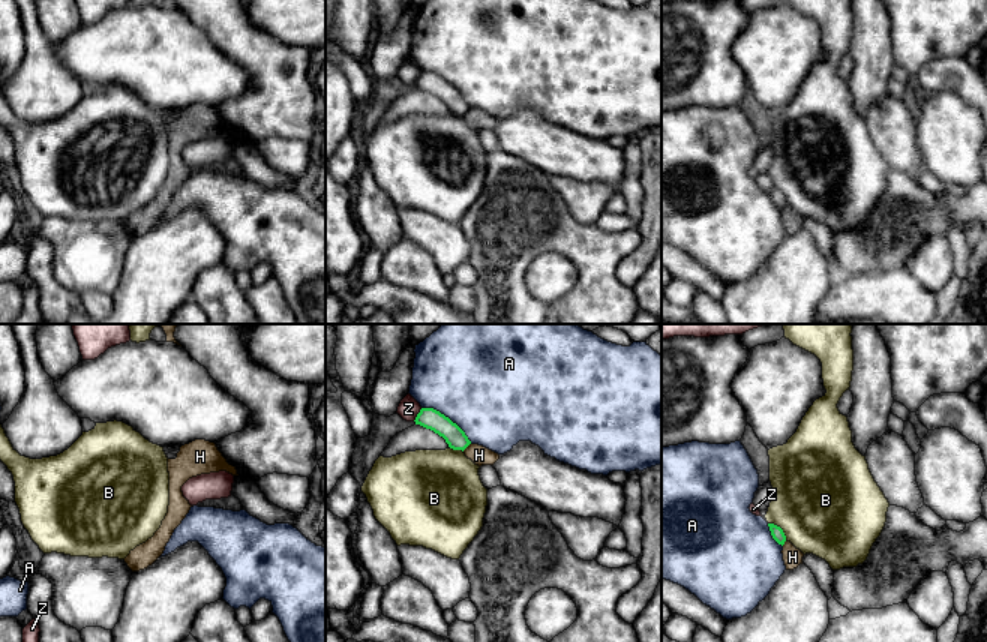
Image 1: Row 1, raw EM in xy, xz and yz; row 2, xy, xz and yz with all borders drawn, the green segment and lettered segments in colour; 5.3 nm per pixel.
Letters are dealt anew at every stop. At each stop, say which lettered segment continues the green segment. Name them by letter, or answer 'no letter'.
no letter

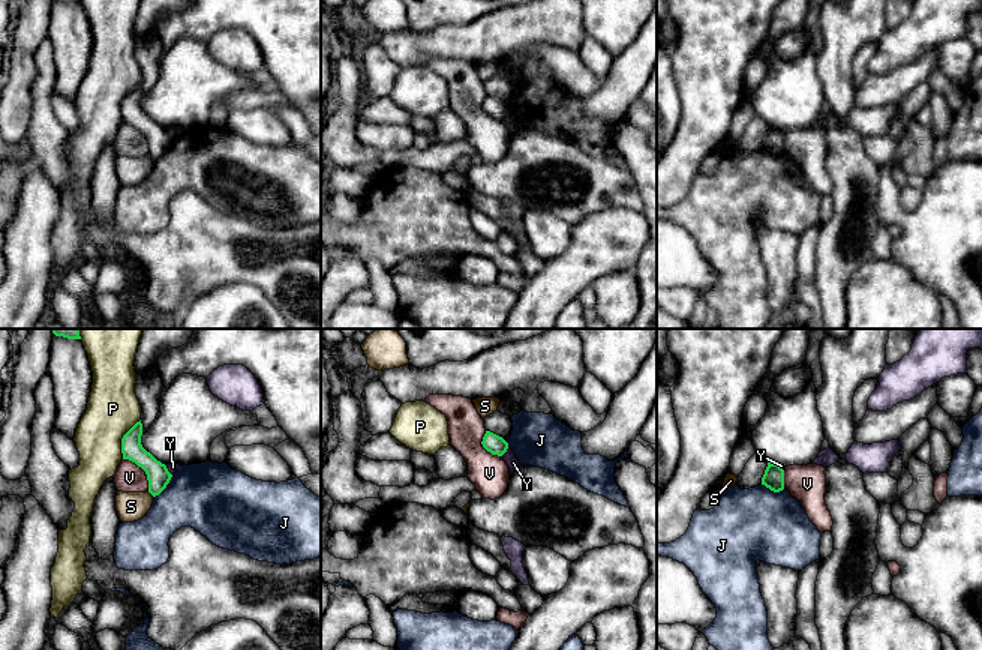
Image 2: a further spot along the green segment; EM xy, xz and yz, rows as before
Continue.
no letter

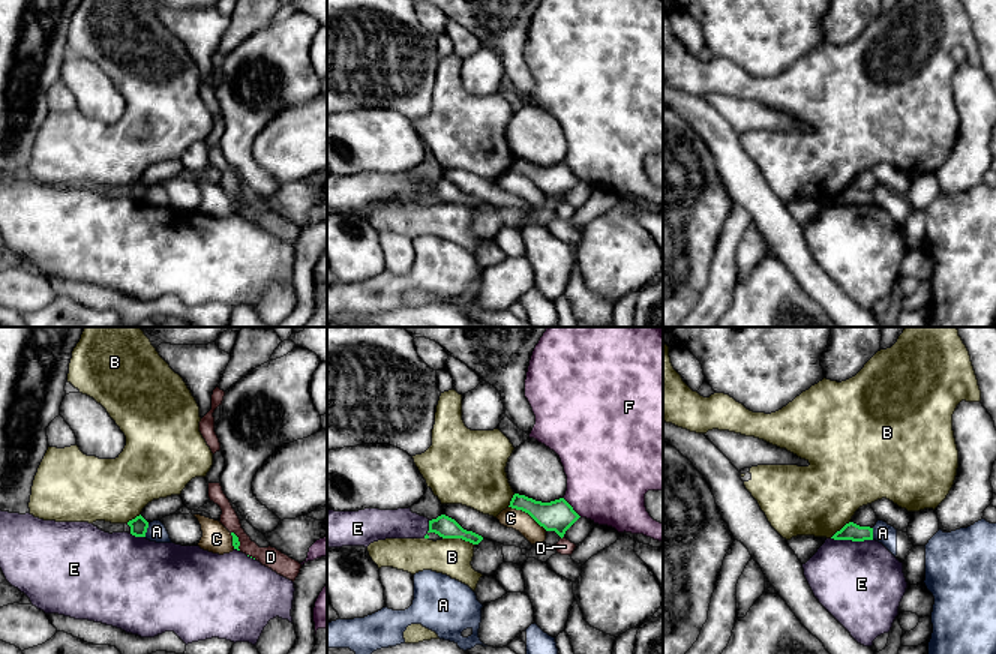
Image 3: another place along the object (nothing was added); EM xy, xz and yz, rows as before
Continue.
no letter

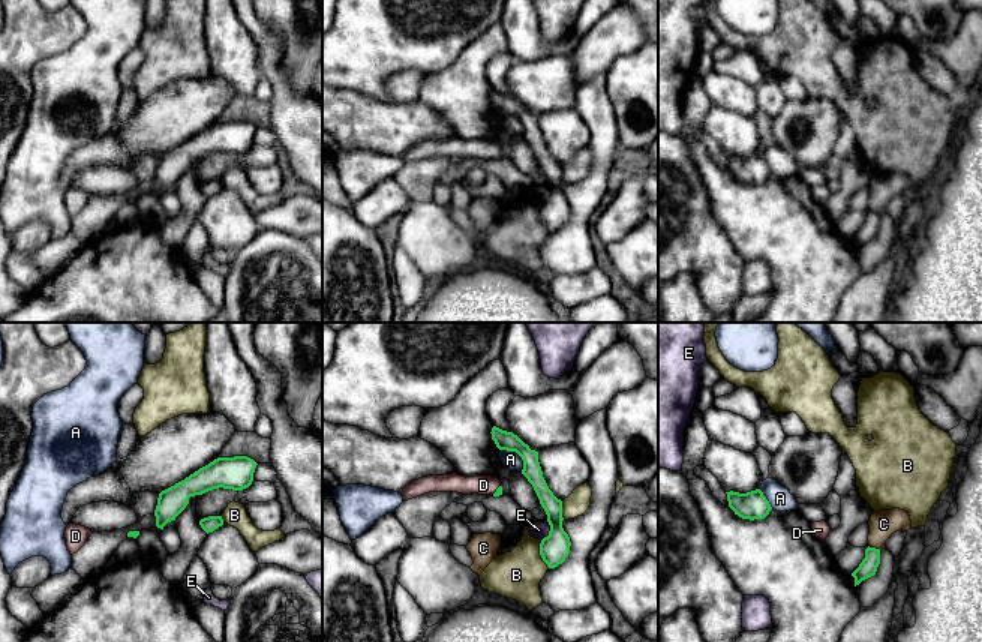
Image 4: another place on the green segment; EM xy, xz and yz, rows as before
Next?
D

